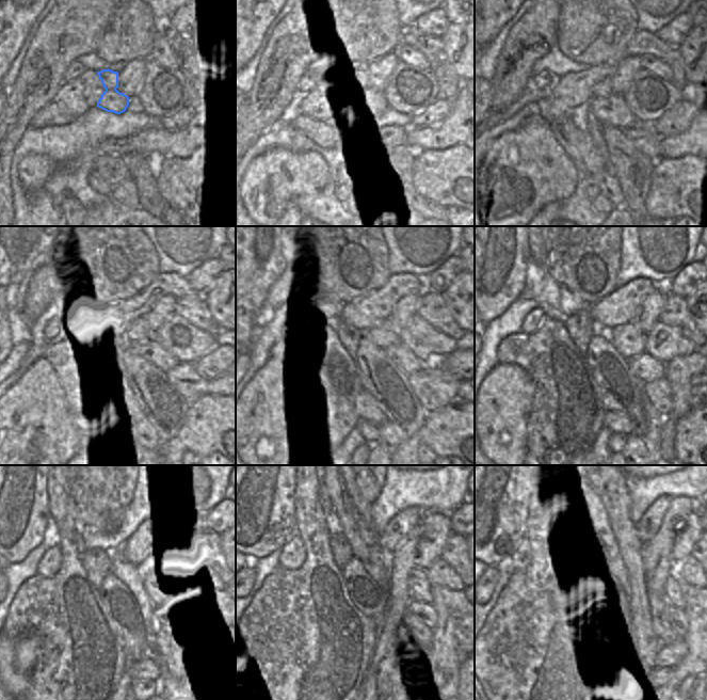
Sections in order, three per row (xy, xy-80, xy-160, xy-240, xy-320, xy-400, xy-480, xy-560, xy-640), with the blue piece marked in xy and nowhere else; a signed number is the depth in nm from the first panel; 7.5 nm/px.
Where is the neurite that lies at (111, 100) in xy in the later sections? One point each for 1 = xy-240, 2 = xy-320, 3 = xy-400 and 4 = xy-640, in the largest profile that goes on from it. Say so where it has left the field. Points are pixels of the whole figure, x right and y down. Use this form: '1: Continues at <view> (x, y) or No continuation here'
1: Continues at xy-240 (138, 331)
2: Continues at xy-320 (384, 335)
3: Continues at xy-400 (629, 340)
4: Continues at xy-640 (672, 592)

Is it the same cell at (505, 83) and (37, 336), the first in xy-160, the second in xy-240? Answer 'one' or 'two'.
two

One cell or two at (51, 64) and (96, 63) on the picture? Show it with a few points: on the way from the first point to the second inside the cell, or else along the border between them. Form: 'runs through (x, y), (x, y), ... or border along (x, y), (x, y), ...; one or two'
border along (96, 51), (85, 53), (77, 60); two

